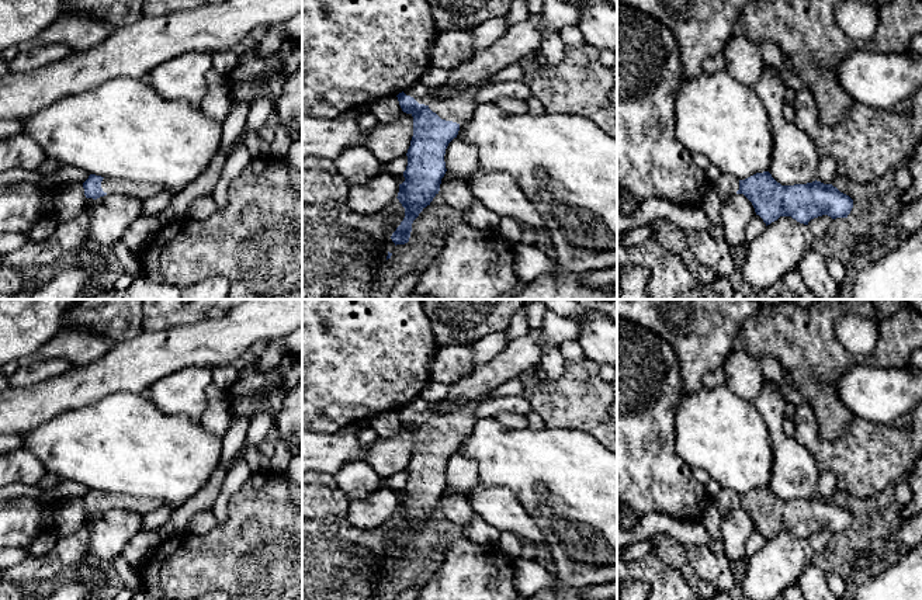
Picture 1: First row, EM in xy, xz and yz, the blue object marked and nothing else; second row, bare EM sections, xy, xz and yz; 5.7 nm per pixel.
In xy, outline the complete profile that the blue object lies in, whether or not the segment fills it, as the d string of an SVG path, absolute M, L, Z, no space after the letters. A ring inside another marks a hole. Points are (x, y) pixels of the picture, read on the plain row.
M90 489L83 497L86 513L97 514L107 509L122 509L146 516L163 506L157 497L134 497L128 495L101 492Z

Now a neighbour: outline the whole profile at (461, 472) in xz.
M454 452L448 458L444 469L444 476L447 486L460 489L467 495L479 482L478 467L475 461L461 452Z

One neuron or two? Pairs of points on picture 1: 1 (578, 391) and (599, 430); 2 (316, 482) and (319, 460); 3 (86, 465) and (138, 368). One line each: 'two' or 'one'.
1: one
2: two
3: two

